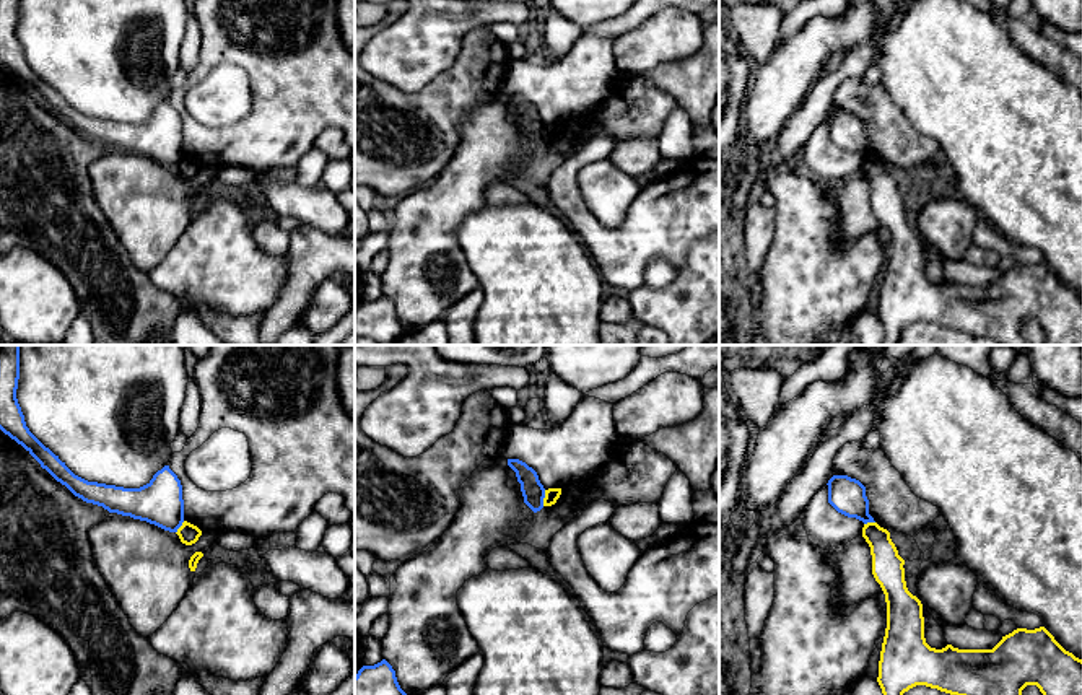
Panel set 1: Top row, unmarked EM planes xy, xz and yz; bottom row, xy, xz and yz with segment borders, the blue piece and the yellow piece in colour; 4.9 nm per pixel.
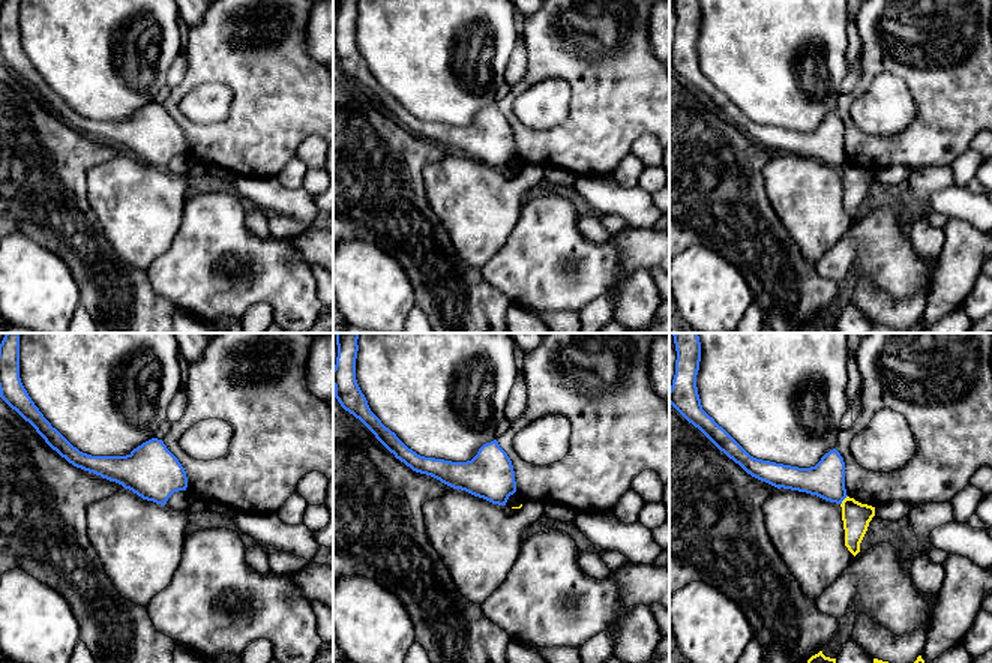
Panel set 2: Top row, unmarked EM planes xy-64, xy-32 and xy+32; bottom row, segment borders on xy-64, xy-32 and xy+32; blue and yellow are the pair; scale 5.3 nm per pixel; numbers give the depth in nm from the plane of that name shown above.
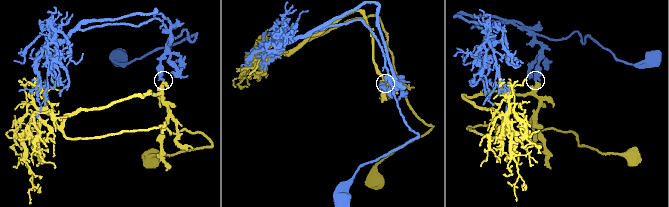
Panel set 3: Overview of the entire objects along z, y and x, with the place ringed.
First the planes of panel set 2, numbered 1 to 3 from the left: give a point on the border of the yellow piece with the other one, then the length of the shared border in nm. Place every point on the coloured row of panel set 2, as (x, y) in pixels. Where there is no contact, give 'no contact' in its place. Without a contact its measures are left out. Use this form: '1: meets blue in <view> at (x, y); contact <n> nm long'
1: no contact
2: no contact
3: meets blue in xy+32 at (844, 498); contact 70 nm long

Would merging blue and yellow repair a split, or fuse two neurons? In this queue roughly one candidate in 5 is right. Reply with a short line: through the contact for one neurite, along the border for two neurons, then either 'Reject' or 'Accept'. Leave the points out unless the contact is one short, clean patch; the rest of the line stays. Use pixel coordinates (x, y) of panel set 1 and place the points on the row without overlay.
Line: xz (545, 126), (542, 140). Reject

